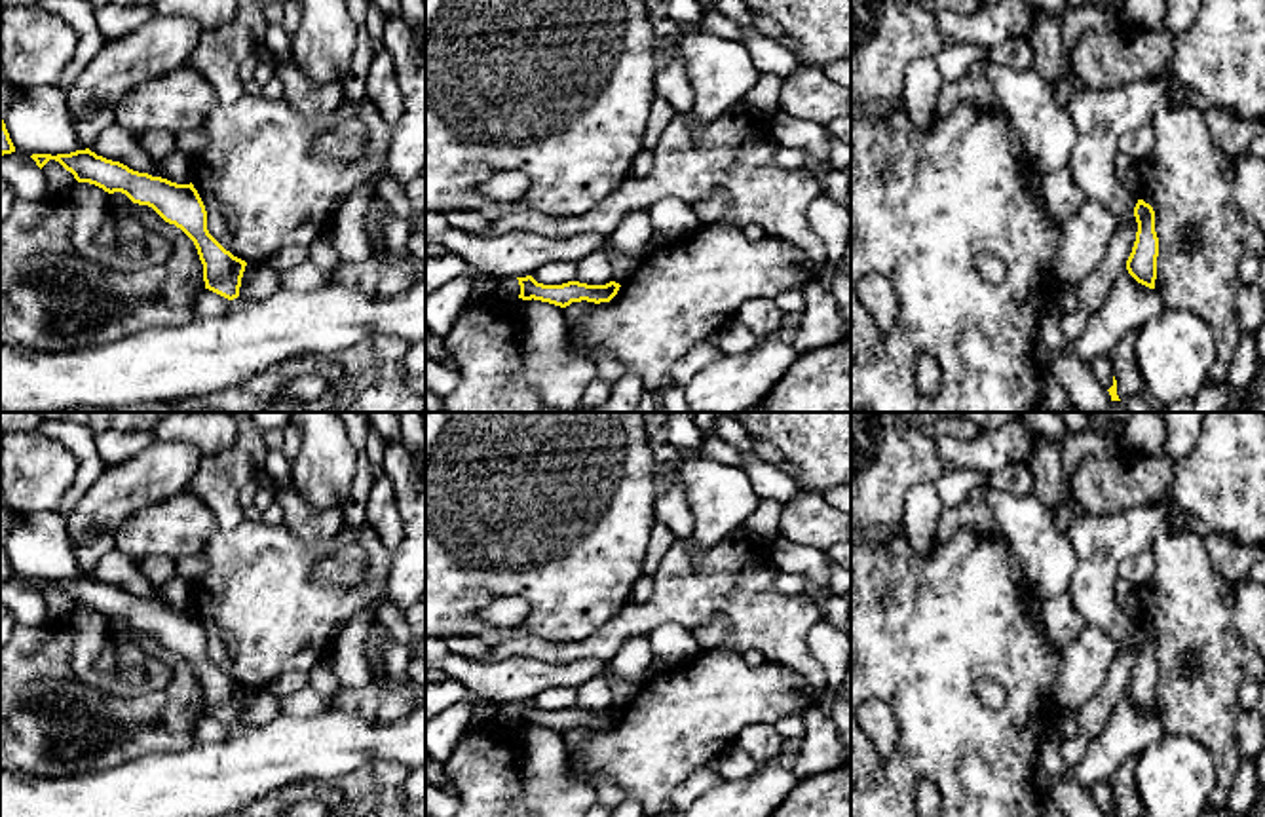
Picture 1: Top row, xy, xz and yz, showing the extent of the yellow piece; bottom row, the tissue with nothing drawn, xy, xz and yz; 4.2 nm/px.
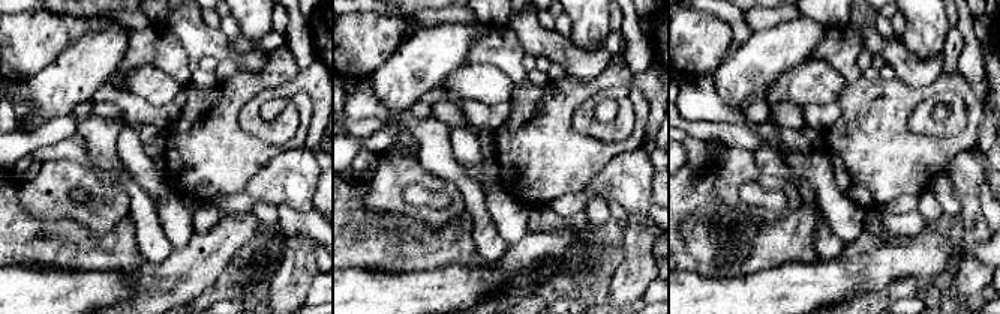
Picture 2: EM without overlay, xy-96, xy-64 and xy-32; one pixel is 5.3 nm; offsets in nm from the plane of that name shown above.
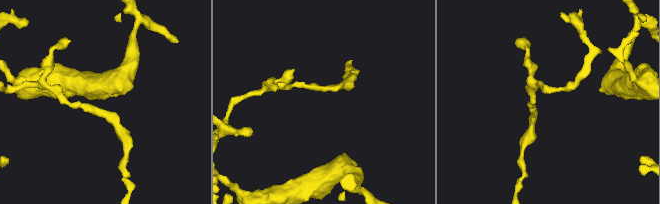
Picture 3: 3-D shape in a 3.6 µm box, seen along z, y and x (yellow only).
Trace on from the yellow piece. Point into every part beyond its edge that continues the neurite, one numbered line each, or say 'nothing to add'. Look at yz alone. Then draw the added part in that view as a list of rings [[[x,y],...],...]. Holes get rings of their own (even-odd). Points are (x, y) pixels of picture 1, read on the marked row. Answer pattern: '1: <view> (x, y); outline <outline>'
nothing to add

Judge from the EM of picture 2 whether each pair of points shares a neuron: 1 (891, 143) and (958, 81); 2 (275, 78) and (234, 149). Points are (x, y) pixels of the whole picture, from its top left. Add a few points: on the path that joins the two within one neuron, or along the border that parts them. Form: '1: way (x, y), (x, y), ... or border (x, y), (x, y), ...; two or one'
1: way (891, 120), (916, 95), (936, 89); one
2: way (254, 83), (231, 105), (231, 128); one

